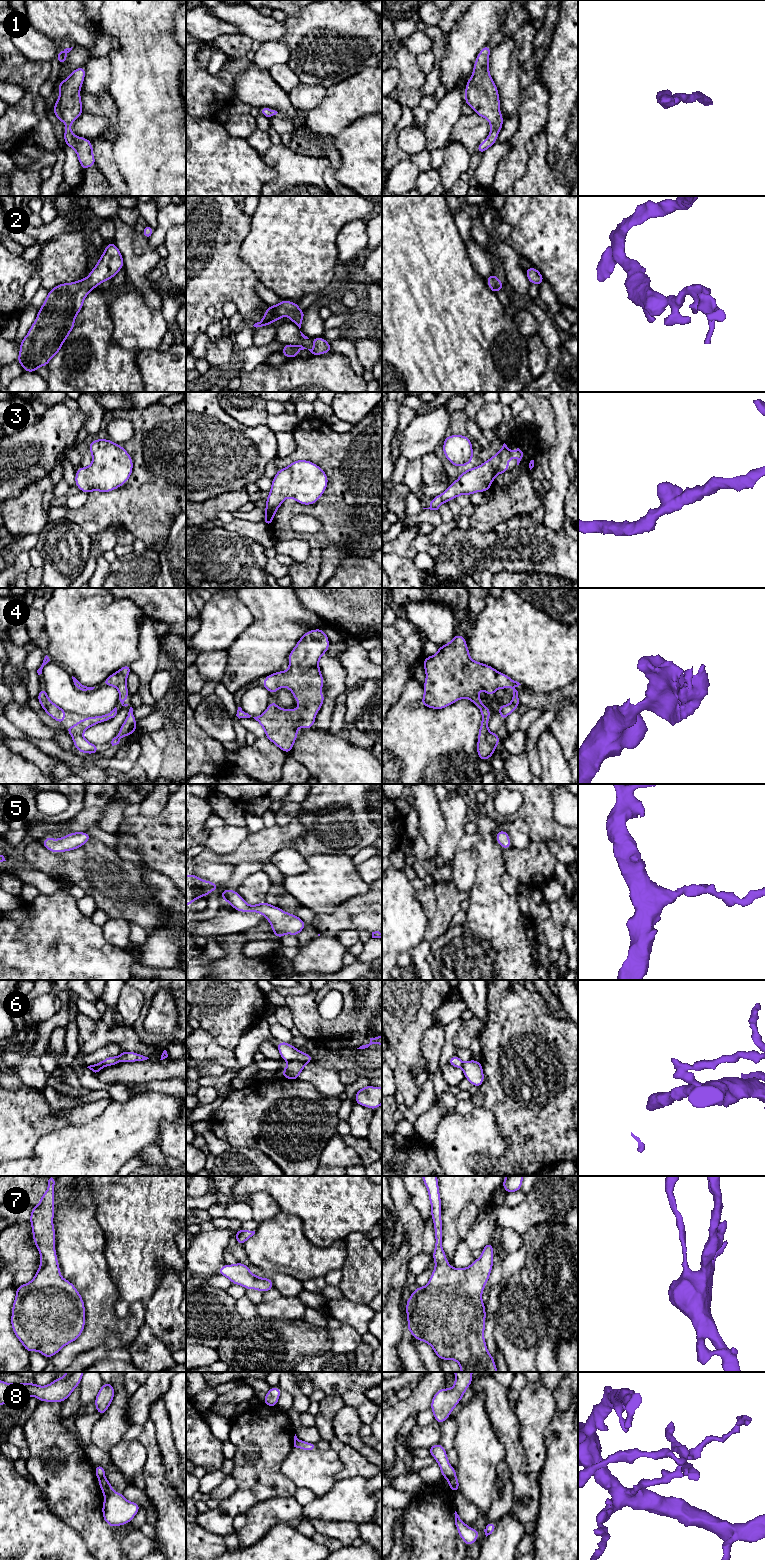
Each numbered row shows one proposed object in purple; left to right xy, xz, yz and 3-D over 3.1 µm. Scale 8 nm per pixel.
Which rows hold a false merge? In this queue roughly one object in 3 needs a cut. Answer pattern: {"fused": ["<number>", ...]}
{"fused": ["6", "8"]}

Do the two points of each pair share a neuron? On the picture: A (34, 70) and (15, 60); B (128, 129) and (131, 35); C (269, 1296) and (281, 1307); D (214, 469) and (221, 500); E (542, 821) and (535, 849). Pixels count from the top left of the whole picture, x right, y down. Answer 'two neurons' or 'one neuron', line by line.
A: one neuron
B: one neuron
C: two neurons
D: two neurons
E: two neurons

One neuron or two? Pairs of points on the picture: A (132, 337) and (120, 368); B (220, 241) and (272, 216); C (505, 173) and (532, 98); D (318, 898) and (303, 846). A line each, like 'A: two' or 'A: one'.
A: two
B: two
C: one
D: two

